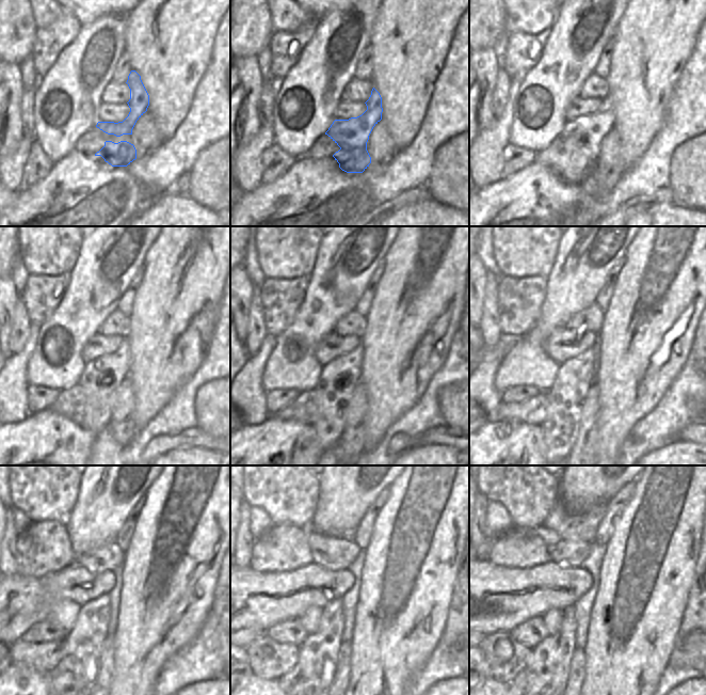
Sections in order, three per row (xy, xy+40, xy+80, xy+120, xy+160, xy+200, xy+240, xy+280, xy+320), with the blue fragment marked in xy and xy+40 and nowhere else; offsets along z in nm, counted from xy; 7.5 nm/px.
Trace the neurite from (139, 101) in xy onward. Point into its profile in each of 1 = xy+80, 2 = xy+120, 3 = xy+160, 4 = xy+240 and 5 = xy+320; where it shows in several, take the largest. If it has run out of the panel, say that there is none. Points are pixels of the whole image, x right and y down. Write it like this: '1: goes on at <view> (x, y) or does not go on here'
1: goes on at xy+80 (581, 138)
2: goes on at xy+120 (101, 377)
3: goes on at xy+160 (338, 378)
4: goes on at xy+240 (71, 681)
5: goes on at xy+320 (542, 682)

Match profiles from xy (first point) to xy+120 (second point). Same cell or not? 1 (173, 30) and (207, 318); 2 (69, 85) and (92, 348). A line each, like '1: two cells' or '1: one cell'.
1: one cell
2: two cells

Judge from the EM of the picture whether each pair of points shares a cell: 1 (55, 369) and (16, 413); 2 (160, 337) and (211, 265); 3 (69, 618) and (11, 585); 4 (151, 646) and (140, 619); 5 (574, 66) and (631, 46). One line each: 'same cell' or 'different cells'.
1: different cells
2: same cell
3: different cells
4: same cell
5: different cells

